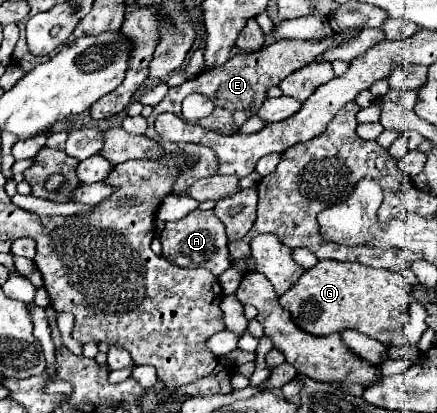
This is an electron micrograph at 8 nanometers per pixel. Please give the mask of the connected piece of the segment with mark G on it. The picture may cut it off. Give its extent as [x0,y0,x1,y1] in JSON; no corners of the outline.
[280,261,410,347]

